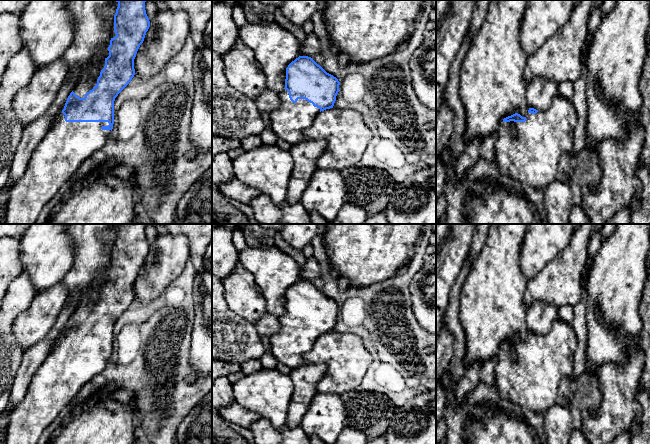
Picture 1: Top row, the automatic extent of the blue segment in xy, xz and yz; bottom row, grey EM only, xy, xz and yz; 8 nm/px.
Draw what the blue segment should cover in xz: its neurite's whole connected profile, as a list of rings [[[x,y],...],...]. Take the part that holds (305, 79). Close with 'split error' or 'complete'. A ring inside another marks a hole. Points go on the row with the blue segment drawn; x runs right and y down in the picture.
[[[299,56],[286,68],[285,90],[279,93],[281,105],[270,113],[271,130],[291,145],[305,141],[307,138],[303,131],[312,125],[321,111],[333,108],[339,85],[338,79],[327,73],[311,57]]]; split error

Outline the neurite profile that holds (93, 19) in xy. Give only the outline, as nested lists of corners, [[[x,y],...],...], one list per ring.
[[[65,0],[66,8],[74,24],[73,40],[62,55],[68,66],[68,74],[73,80],[73,89],[87,77],[90,82],[98,79],[101,59],[110,45],[110,31],[118,7],[115,0]]]

